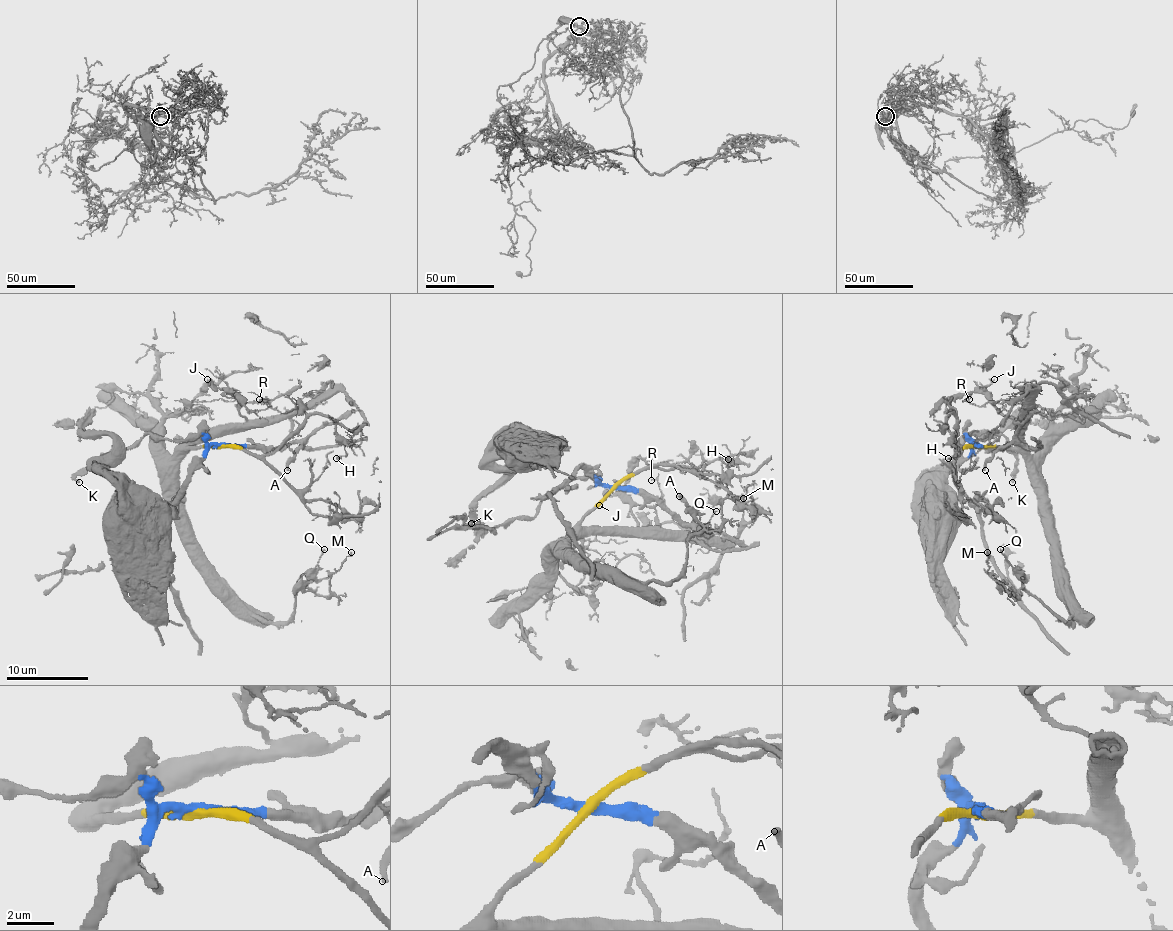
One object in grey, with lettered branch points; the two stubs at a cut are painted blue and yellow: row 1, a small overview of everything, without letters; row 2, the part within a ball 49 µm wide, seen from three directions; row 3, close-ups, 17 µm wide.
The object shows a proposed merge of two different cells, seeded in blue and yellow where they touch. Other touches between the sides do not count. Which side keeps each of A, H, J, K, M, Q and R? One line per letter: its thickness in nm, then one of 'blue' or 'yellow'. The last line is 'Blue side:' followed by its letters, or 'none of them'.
A: 260 nm | blue
H: 90 nm | yellow
J: 140 nm | yellow
K: 240 nm | blue
M: 140 nm | yellow
Q: 140 nm | yellow
R: 110 nm | yellow
Blue side: A, K

